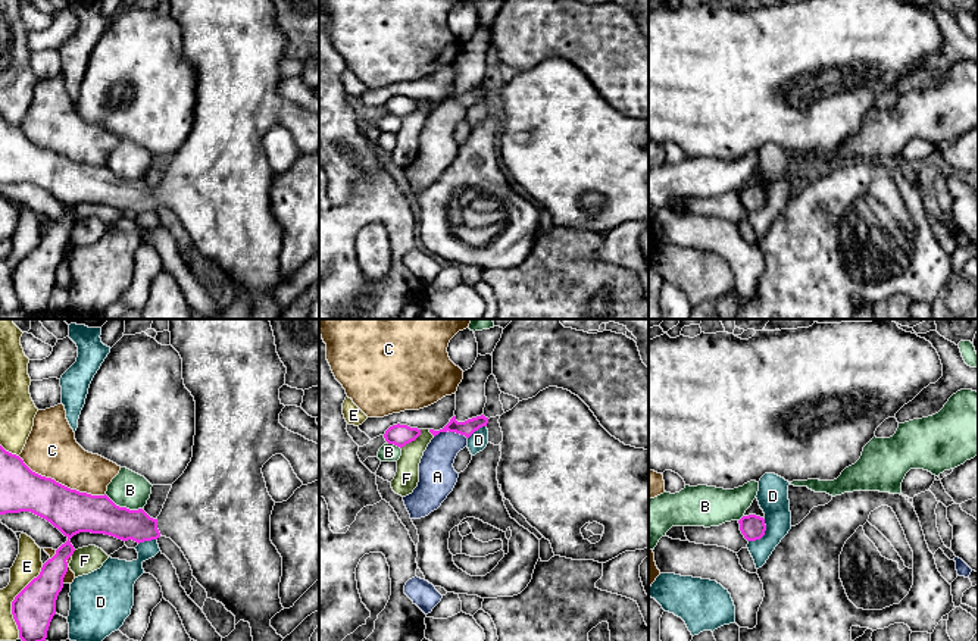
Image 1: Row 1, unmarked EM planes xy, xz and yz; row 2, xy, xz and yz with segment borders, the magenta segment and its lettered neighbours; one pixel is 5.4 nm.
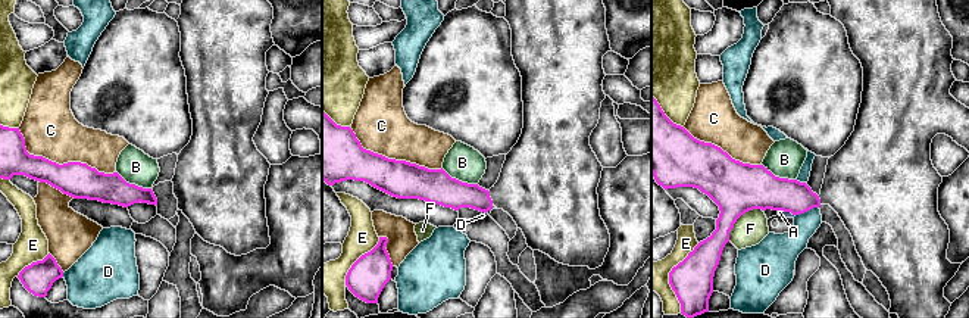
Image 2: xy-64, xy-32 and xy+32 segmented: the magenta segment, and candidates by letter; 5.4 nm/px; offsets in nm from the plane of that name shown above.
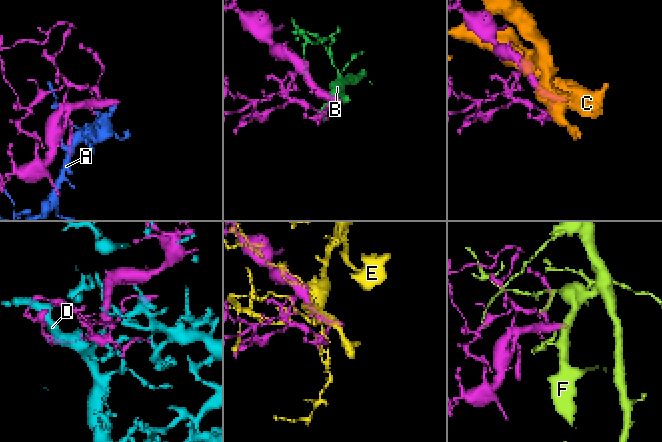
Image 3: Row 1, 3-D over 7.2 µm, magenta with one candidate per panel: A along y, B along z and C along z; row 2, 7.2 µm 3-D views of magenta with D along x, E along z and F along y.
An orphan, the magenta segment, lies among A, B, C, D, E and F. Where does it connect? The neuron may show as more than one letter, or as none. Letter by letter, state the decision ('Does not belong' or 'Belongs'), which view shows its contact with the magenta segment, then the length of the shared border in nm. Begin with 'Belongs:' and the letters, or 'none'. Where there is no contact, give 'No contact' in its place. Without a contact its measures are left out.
Belongs: none
A: Does not belong. Touches magenta in xz. Shared border 180 nm
B: Does not belong. Touches magenta in xy. Shared border 220 nm
C: Does not belong. Touches magenta in xy. Shared border 500 nm
D: Does not belong. Touches magenta in yz. Shared border 160 nm
E: Does not belong. Touches magenta in xy. Shared border 420 nm
F: Does not belong. Touches magenta in xz. Shared border 160 nm

